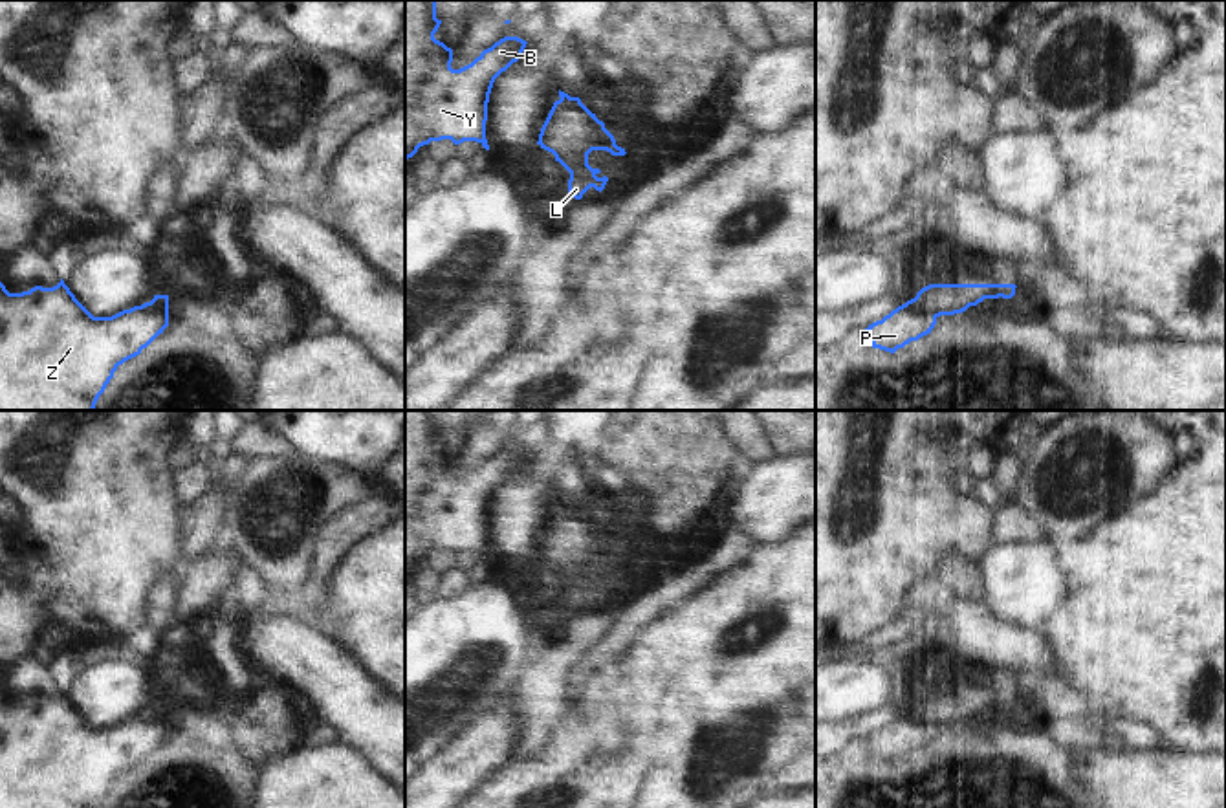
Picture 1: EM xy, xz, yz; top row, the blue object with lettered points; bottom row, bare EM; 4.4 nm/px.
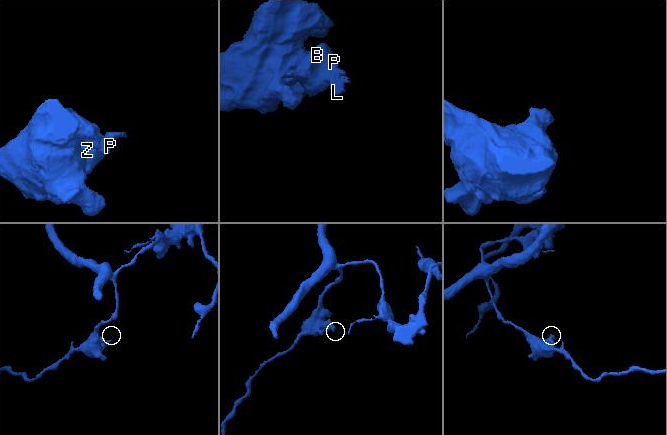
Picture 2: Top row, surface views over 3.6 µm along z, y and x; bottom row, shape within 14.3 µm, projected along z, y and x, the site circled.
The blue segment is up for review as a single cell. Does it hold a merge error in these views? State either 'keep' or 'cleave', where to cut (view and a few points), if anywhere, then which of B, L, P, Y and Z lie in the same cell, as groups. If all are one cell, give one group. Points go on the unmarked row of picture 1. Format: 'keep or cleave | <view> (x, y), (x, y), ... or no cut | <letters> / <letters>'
cleave | yz (911, 709), (920, 720), (937, 726) | B P Y Z / L

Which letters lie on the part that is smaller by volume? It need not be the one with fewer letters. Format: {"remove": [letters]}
{"remove": ["L"]}

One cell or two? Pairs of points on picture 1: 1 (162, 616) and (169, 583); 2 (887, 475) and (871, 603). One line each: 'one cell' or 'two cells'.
1: one cell
2: one cell

